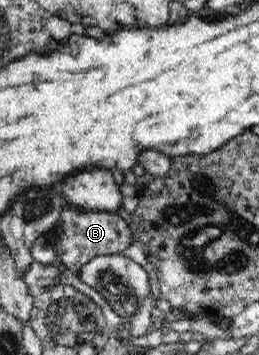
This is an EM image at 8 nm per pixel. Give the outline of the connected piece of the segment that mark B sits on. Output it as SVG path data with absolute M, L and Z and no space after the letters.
M65 208L58 222L61 230L50 234L50 241L65 269L81 269L91 258L95 258L94 256L122 253L132 243L131 230L118 214Z

